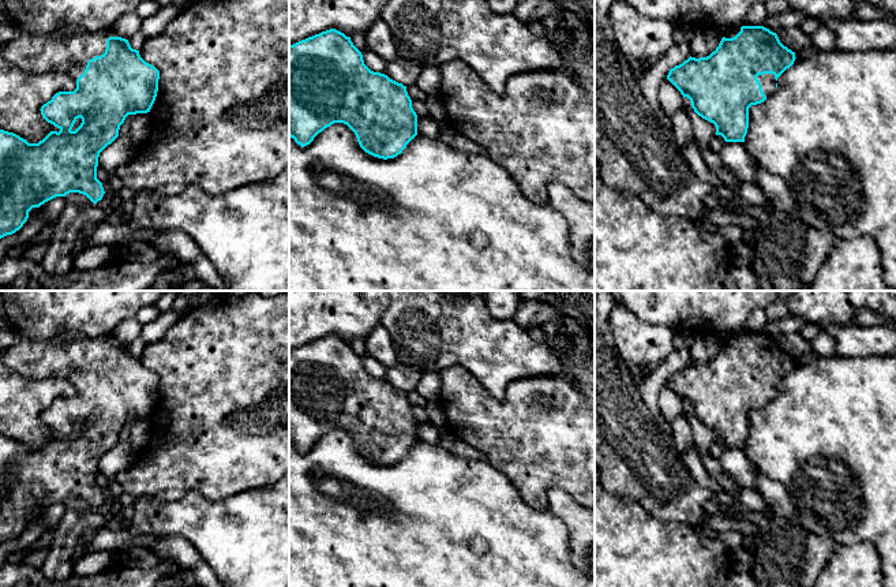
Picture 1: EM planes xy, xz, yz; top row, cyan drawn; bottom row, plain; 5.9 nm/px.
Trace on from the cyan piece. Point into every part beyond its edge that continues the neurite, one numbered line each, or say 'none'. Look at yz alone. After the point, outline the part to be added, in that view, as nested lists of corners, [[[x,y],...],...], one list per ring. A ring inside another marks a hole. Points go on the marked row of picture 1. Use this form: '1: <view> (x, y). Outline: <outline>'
1: yz (768, 82). Outline: [[[773,74],[758,75],[764,94],[768,97],[776,90],[776,79]]]

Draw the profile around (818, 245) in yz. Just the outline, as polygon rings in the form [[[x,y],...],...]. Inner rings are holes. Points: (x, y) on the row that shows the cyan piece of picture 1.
[[[807,228],[806,233],[806,262],[802,274],[802,283],[810,285],[818,269],[828,258],[835,238],[816,228]]]

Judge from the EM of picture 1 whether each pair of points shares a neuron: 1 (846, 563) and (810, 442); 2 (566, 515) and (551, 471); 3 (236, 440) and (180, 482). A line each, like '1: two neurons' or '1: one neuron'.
1: two neurons
2: two neurons
3: one neuron

